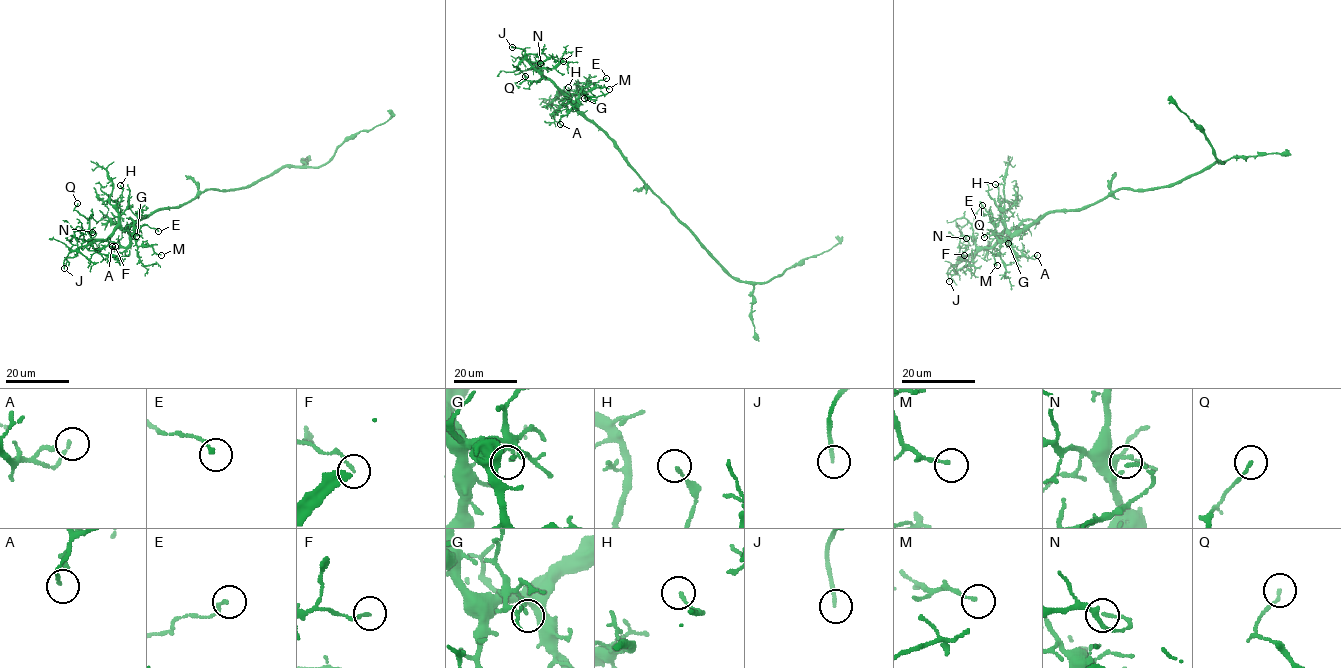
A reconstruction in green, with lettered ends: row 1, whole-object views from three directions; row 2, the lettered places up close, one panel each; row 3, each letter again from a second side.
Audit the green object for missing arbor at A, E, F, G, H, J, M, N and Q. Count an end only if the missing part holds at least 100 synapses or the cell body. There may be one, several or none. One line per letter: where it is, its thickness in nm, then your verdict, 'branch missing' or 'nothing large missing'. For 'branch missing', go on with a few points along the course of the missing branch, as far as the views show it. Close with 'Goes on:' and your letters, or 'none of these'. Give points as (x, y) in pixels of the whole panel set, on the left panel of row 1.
A: place (112, 246); calibre 130 nm; nothing large missing
E: place (158, 231); calibre 140 nm; nothing large missing
F: place (115, 246); calibre 120 nm; nothing large missing
G: place (136, 236); calibre 150 nm; nothing large missing
H: place (120, 185); calibre 130 nm; nothing large missing
J: place (64, 268); calibre 160 nm; branch missing; course (64, 268), (61, 287), (65, 293)
M: place (161, 255); calibre 120 nm; nothing large missing
N: place (92, 232); calibre 100 nm; nothing large missing
Q: place (77, 203); calibre 130 nm; nothing large missing
Goes on: J

